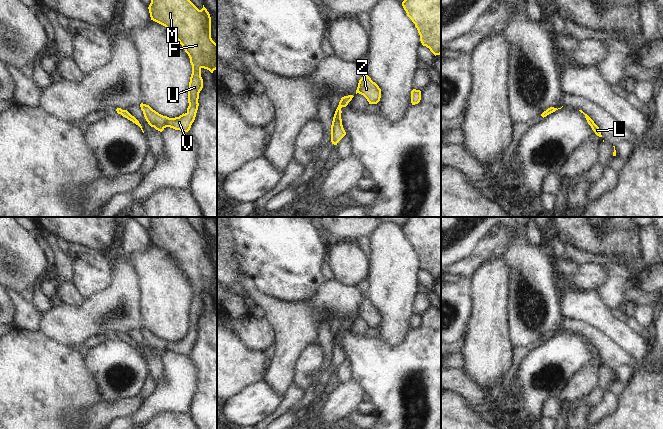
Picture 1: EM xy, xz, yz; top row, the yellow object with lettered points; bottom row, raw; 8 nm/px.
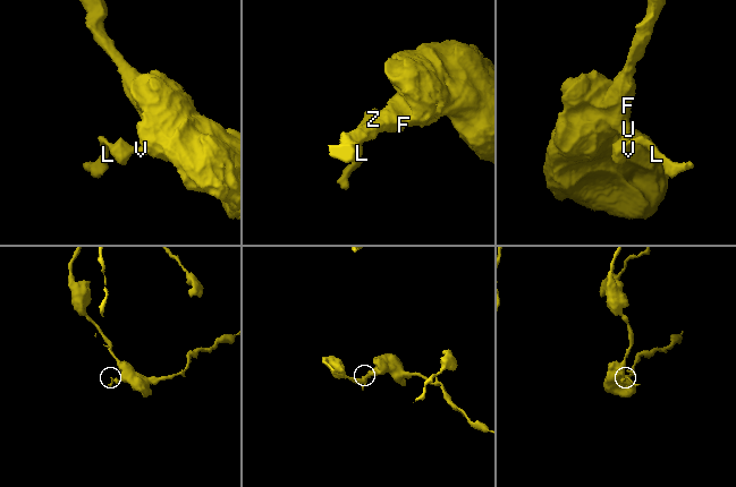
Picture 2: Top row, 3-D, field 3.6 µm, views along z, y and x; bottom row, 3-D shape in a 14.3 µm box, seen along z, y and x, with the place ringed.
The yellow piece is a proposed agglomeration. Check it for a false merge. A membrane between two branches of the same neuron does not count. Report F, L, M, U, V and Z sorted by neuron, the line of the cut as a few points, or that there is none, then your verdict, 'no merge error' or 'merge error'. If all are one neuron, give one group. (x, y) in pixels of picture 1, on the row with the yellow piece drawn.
F L M U V Z; no cut; no merge error

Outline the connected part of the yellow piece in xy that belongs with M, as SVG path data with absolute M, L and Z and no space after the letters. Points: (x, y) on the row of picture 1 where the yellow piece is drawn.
M151 0L148 7L151 20L165 26L179 41L190 58L192 74L188 89L187 112L169 118L140 104L151 127L162 132L166 127L188 132L198 110L199 93L203 88L201 69L211 73L217 69L217 44L211 38L211 17L204 7L199 10L190 0Z

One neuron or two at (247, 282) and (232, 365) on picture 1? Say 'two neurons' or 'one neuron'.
two neurons

